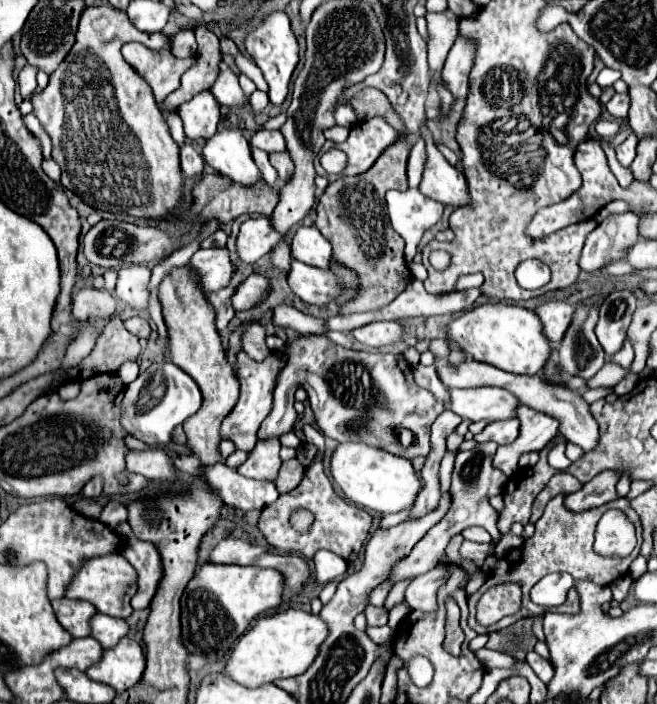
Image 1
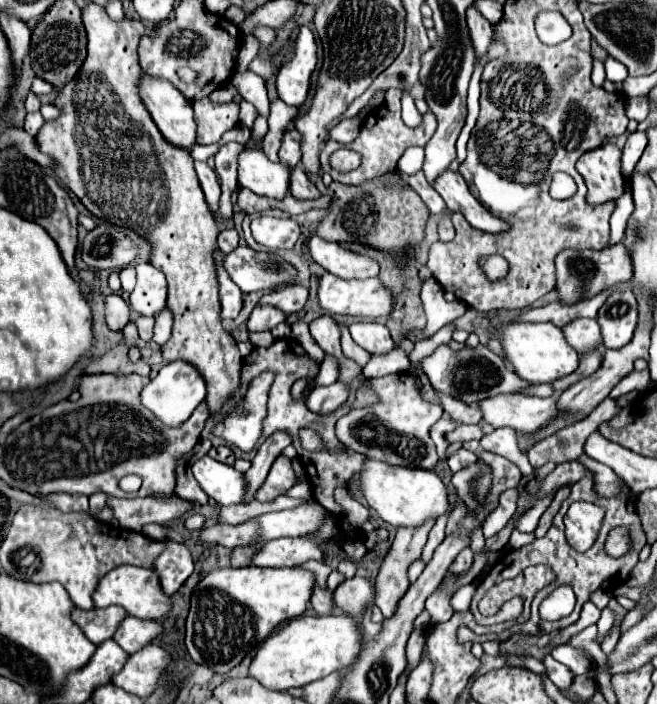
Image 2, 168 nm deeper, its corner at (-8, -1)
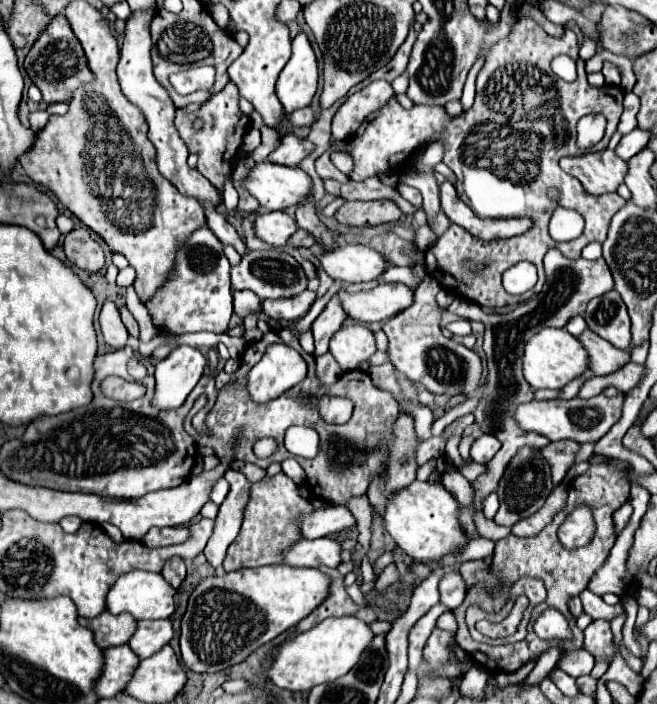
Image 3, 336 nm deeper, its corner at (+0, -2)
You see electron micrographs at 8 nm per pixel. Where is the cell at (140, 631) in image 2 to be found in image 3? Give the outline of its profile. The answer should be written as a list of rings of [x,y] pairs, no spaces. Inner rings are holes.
[[[142,620],[138,622],[138,630],[130,638],[128,646],[140,656],[148,658],[162,650],[172,640],[172,622],[170,620]]]

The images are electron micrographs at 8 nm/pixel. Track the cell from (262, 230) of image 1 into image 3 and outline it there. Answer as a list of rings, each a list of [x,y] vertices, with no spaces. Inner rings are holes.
[[[266,212],[256,218],[256,236],[272,246],[284,246],[286,240],[298,230],[296,220],[286,212]]]

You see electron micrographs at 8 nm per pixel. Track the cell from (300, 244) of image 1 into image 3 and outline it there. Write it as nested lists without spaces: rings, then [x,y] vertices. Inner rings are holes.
[[[344,244],[320,256],[322,268],[338,282],[370,282],[378,280],[388,266],[388,258],[362,244]]]

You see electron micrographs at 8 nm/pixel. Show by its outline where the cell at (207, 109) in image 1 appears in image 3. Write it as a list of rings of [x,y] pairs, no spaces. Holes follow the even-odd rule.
[[[228,82],[224,86],[224,90],[212,94],[198,112],[184,114],[182,110],[178,110],[176,120],[174,120],[174,126],[176,126],[178,134],[180,134],[180,138],[184,140],[184,144],[188,146],[188,150],[198,154],[198,170],[200,170],[200,174],[204,174],[220,192],[224,192],[224,182],[232,176],[232,160],[240,152],[242,138],[248,132],[248,124],[250,124],[248,116],[244,116],[240,112],[240,108],[238,108],[238,98],[240,98],[240,94],[236,90],[236,84]],[[194,116],[200,116],[204,120],[204,128],[200,132],[192,130]]]

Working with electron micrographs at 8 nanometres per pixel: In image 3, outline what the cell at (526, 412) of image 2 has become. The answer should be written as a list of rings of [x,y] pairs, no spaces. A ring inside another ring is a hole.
[[[618,392],[614,398],[606,398],[604,394],[598,394],[594,398],[582,400],[532,400],[526,404],[520,404],[516,408],[516,420],[522,430],[526,432],[538,432],[544,434],[550,440],[574,440],[578,444],[596,442],[600,440],[618,420],[620,420],[620,406],[624,404],[624,394]]]

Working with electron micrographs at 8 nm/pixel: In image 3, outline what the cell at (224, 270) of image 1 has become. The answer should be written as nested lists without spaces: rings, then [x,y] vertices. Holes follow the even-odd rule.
[[[268,250],[268,252],[248,252],[238,266],[232,266],[232,288],[236,290],[252,290],[260,300],[278,300],[278,298],[292,298],[306,290],[308,278],[302,266],[286,252]]]

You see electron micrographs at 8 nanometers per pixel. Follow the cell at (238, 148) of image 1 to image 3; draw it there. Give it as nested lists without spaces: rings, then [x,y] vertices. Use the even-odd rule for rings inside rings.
[[[272,162],[256,164],[244,186],[268,212],[298,206],[312,196],[312,178],[302,168]]]

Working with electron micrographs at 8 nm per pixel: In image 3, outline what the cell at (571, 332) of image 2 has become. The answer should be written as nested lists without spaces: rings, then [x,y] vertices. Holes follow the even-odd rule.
[[[588,328],[582,332],[582,336],[578,340],[590,354],[590,370],[594,376],[614,374],[616,370],[620,370],[622,366],[626,366],[630,362],[628,352],[614,348],[610,342],[606,342],[604,338],[600,338],[598,334],[594,334]]]

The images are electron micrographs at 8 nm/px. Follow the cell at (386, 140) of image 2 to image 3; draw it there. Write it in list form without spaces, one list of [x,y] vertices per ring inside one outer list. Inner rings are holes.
[[[520,18],[510,36],[506,36],[504,40],[500,40],[488,54],[486,64],[482,68],[482,72],[478,74],[476,80],[476,100],[474,106],[466,112],[462,112],[460,116],[450,118],[446,110],[442,106],[412,106],[410,110],[402,108],[396,98],[390,98],[386,106],[382,106],[366,124],[366,128],[362,126],[354,138],[348,142],[350,144],[350,154],[354,158],[354,170],[350,174],[352,180],[360,182],[366,180],[378,172],[396,172],[400,174],[400,166],[404,162],[410,160],[410,156],[416,154],[416,150],[420,150],[424,146],[424,138],[438,138],[444,144],[444,156],[442,162],[456,174],[458,178],[458,196],[478,214],[484,218],[516,218],[516,216],[528,216],[534,220],[534,226],[518,236],[518,238],[510,238],[510,240],[492,240],[492,242],[484,242],[484,240],[466,240],[466,238],[452,238],[452,240],[444,240],[444,236],[438,238],[438,242],[428,250],[426,254],[426,264],[430,270],[440,270],[450,274],[454,280],[462,282],[466,288],[456,288],[458,296],[476,302],[480,306],[516,306],[524,300],[530,300],[534,294],[538,294],[546,282],[546,274],[544,274],[544,266],[542,266],[542,258],[550,248],[558,248],[566,258],[580,258],[580,252],[586,244],[590,242],[604,242],[606,232],[608,232],[608,224],[610,218],[626,204],[626,200],[618,194],[604,194],[604,196],[588,196],[588,192],[582,188],[582,184],[566,174],[560,166],[558,160],[562,156],[578,156],[580,150],[576,148],[576,122],[590,112],[600,112],[606,116],[608,126],[606,126],[606,134],[604,140],[600,140],[596,144],[596,150],[604,150],[620,122],[622,116],[622,98],[624,98],[624,90],[622,88],[614,88],[614,86],[602,86],[602,88],[594,88],[590,84],[586,84],[586,70],[584,70],[584,60],[578,56],[578,42],[576,42],[576,34],[566,30],[562,38],[552,38],[548,36],[536,22],[528,20],[528,18]],[[558,54],[566,54],[570,58],[576,60],[578,66],[578,80],[572,82],[570,90],[558,86],[556,82],[564,82],[558,80],[556,76],[552,76],[550,70],[550,62],[554,56]],[[556,188],[560,192],[558,200],[552,200],[548,196],[548,190]],[[556,206],[564,206],[570,210],[576,210],[578,214],[582,214],[582,218],[586,220],[584,232],[580,238],[570,240],[570,242],[556,242],[550,238],[548,234],[548,222],[550,222],[550,214],[556,210]],[[464,260],[472,260],[476,264],[486,264],[486,270],[482,272],[468,272],[462,264]],[[520,260],[528,260],[538,268],[538,284],[520,296],[512,296],[508,292],[504,292],[502,288],[502,272],[508,270],[510,266],[514,266]]]

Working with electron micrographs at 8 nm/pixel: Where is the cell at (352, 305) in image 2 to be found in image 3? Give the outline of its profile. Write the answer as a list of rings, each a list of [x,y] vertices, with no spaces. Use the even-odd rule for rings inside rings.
[[[378,284],[372,290],[348,294],[344,288],[338,290],[346,314],[358,322],[376,322],[396,316],[400,310],[406,310],[414,302],[414,290],[406,284]]]

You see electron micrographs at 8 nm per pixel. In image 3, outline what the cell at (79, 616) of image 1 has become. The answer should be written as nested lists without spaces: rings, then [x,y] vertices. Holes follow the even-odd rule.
[[[108,610],[96,618],[80,618],[80,624],[90,628],[96,636],[96,644],[106,650],[110,646],[126,644],[136,632],[136,620],[130,614],[114,616]]]

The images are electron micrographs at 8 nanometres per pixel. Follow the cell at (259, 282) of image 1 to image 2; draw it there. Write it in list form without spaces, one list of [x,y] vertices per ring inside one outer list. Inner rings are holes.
[[[286,285],[282,289],[276,289],[276,291],[270,291],[270,293],[262,295],[258,303],[260,305],[272,305],[272,307],[284,311],[286,315],[290,315],[290,313],[302,311],[306,299],[308,299],[308,289],[306,287]]]

